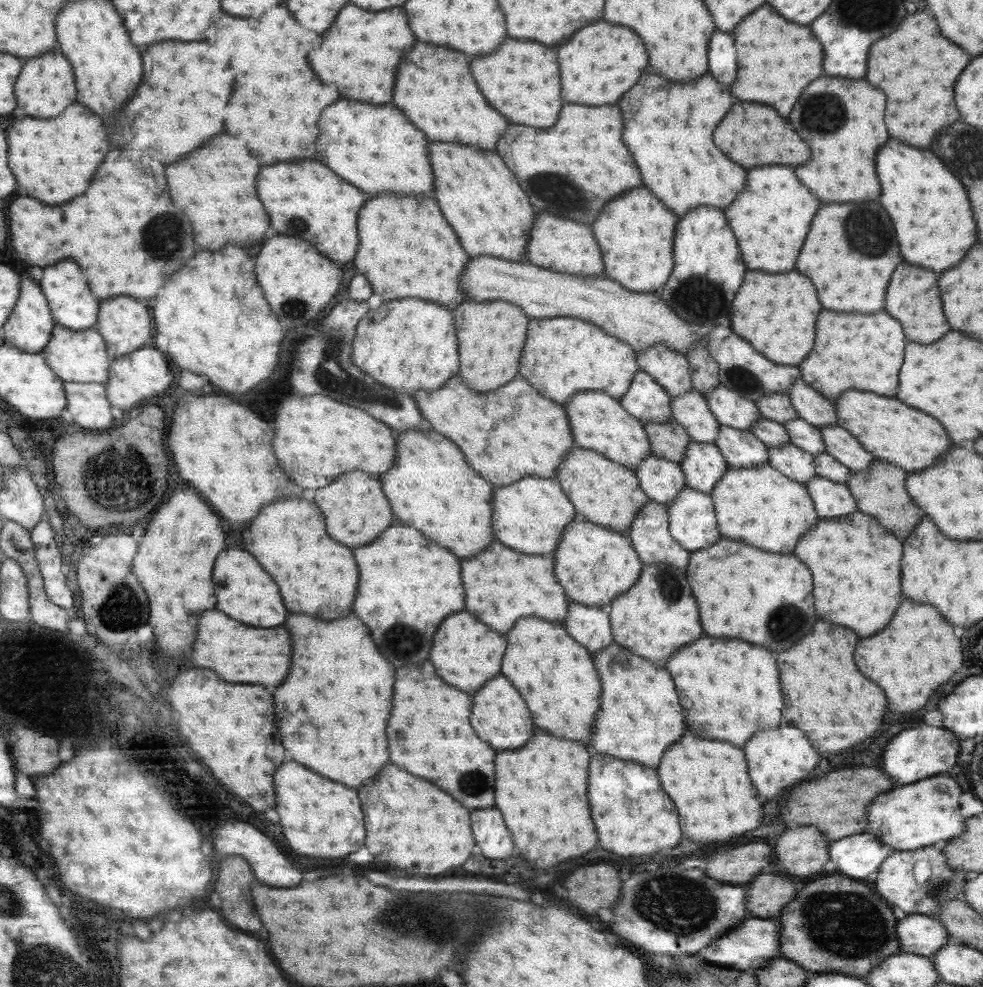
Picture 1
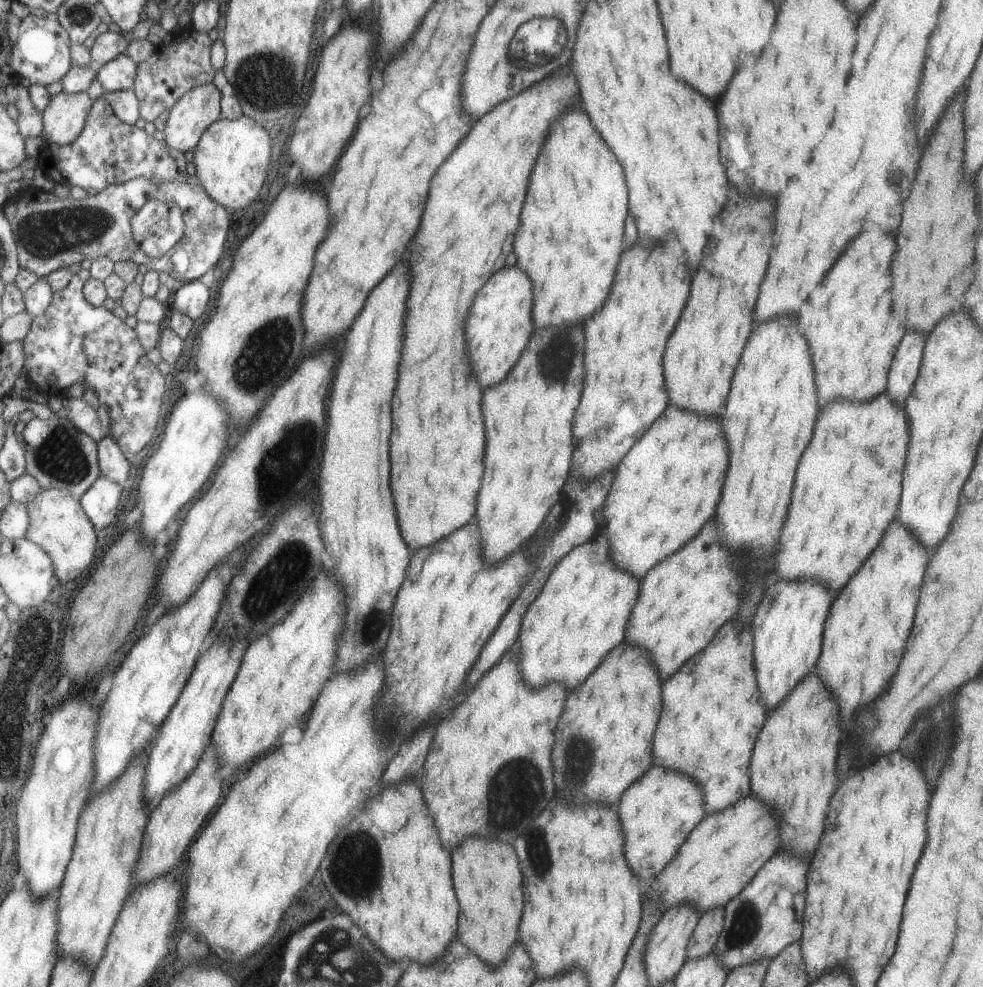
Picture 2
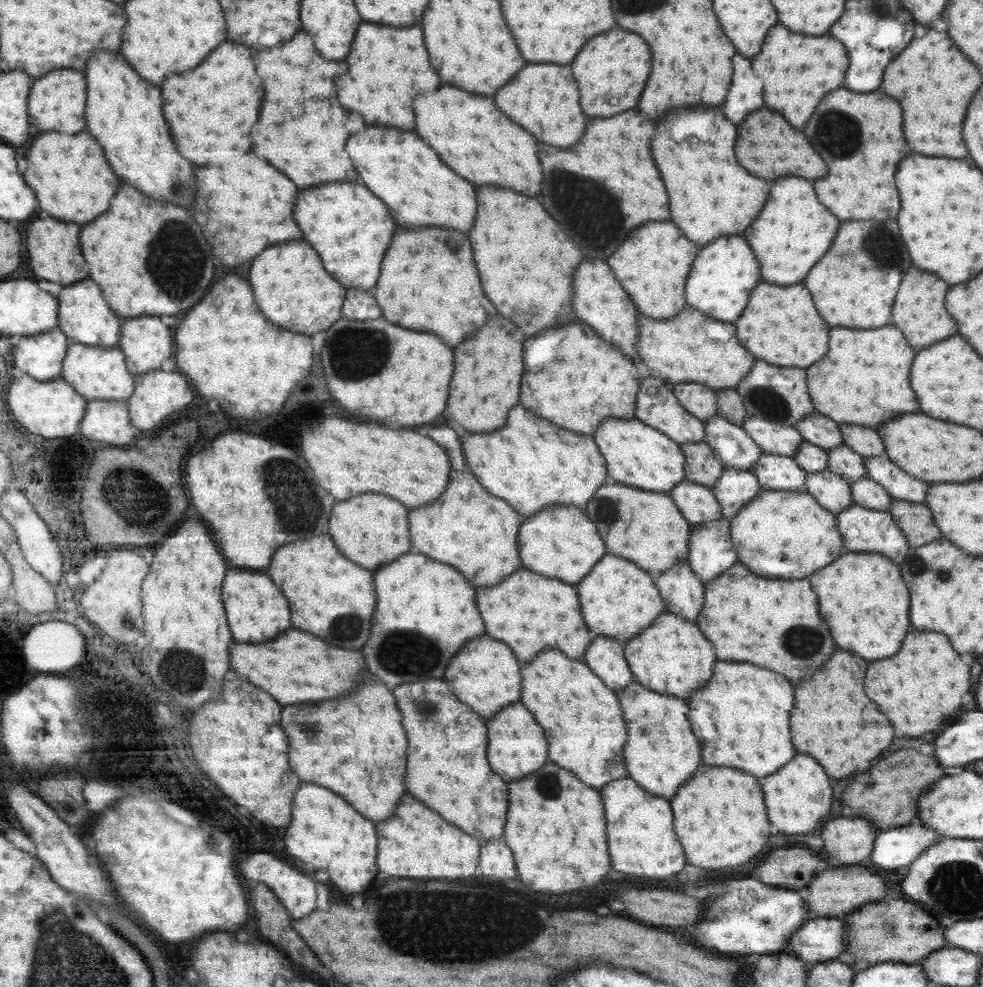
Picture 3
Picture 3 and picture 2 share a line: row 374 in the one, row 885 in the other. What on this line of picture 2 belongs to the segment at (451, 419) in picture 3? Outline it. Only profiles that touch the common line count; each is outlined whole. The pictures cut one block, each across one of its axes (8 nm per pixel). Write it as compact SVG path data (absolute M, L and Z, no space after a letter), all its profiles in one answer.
M473 836L471 840L463 840L459 848L453 848L451 864L455 864L455 894L459 896L459 908L463 908L459 940L463 940L471 952L483 956L487 964L495 966L505 960L510 946L515 943L523 908L521 870L513 846Z

